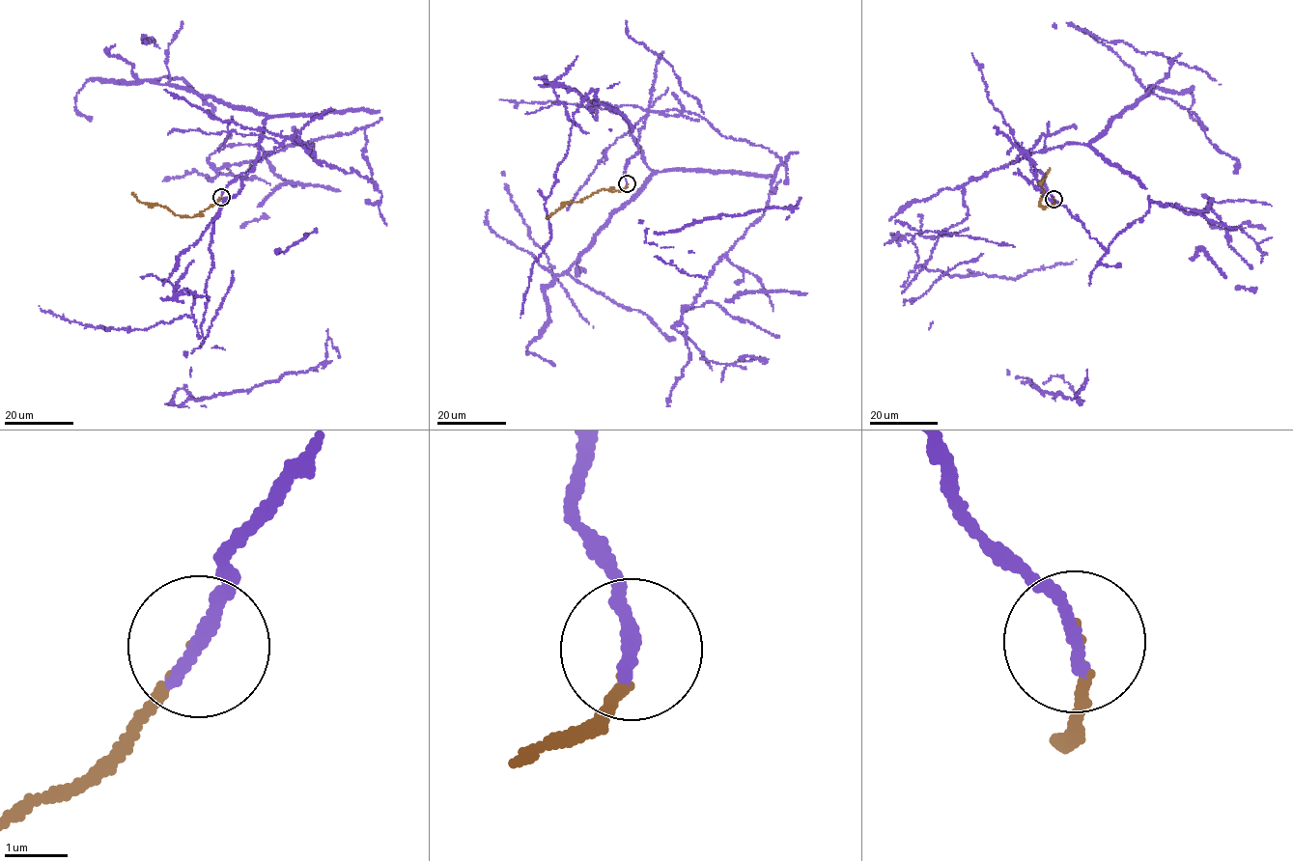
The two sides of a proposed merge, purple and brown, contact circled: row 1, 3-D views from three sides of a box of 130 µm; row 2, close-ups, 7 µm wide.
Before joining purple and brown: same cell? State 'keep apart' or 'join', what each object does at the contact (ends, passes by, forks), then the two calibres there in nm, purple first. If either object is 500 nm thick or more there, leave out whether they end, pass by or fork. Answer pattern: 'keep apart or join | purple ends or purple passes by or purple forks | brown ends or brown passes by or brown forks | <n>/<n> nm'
keep apart | purple ends | brown ends | 240/50 nm

